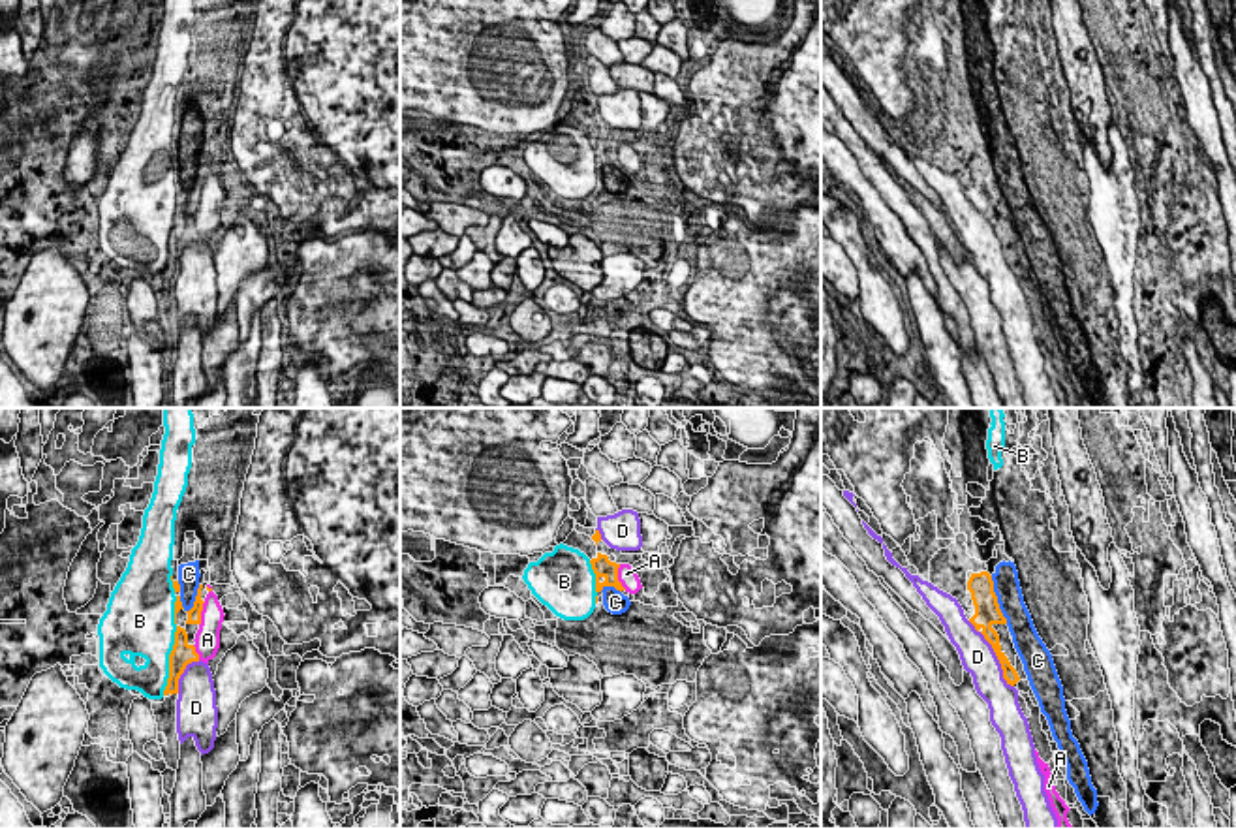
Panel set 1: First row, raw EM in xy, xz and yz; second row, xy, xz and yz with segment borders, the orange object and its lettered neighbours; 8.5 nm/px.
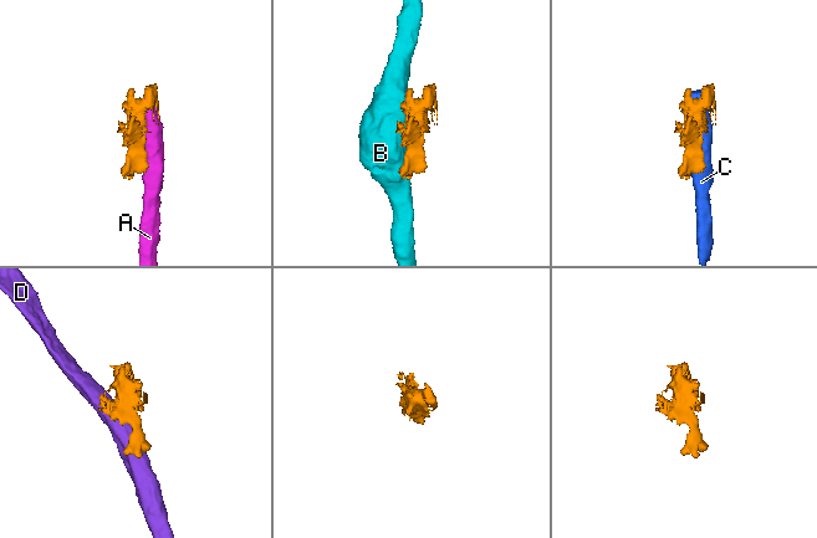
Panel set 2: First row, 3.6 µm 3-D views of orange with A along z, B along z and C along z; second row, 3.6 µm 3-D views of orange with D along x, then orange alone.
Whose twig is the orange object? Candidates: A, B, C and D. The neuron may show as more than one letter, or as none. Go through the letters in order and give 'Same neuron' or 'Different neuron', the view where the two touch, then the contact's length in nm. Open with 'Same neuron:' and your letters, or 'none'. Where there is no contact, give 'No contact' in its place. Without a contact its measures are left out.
Same neuron: A
A: Same neuron. Touches orange in xz. Shared border 240 nm
B: Different neuron. Touches orange in xy. Shared border 850 nm
C: Different neuron. Touches orange in yz. Shared border 440 nm
D: Different neuron. Touches orange in yz. Shared border 700 nm

